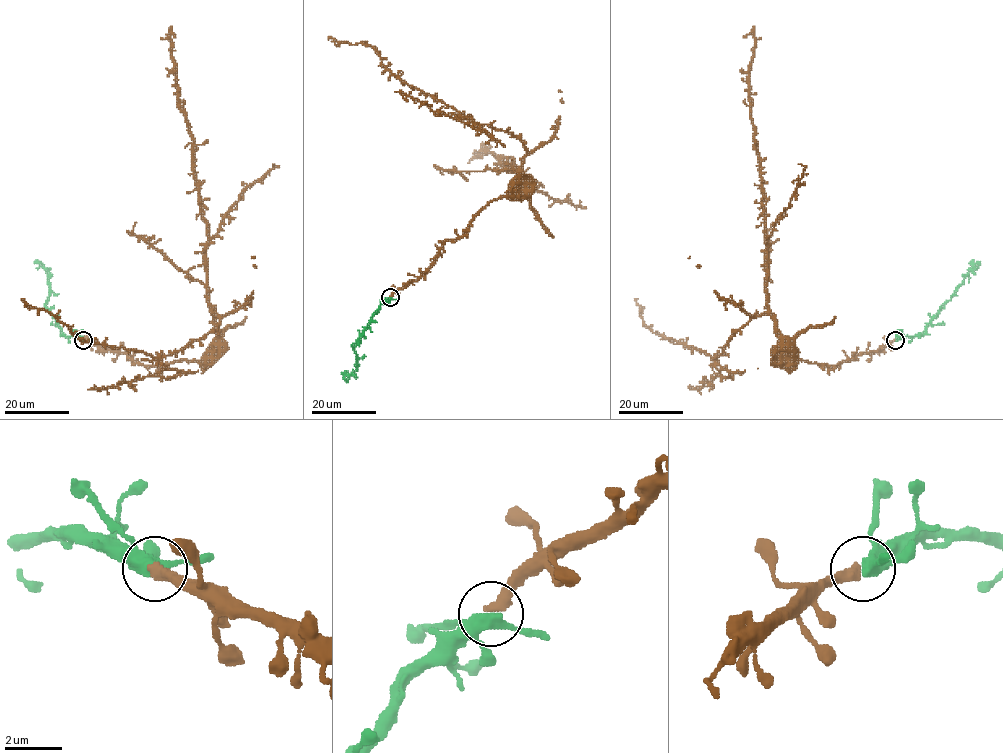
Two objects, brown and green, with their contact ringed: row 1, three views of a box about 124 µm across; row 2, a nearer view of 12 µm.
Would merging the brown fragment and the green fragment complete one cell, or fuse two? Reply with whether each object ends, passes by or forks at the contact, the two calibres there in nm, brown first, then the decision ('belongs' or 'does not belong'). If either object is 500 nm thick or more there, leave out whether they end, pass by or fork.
brown ends; green forks; calibres 400 and 360 nm; belongs

